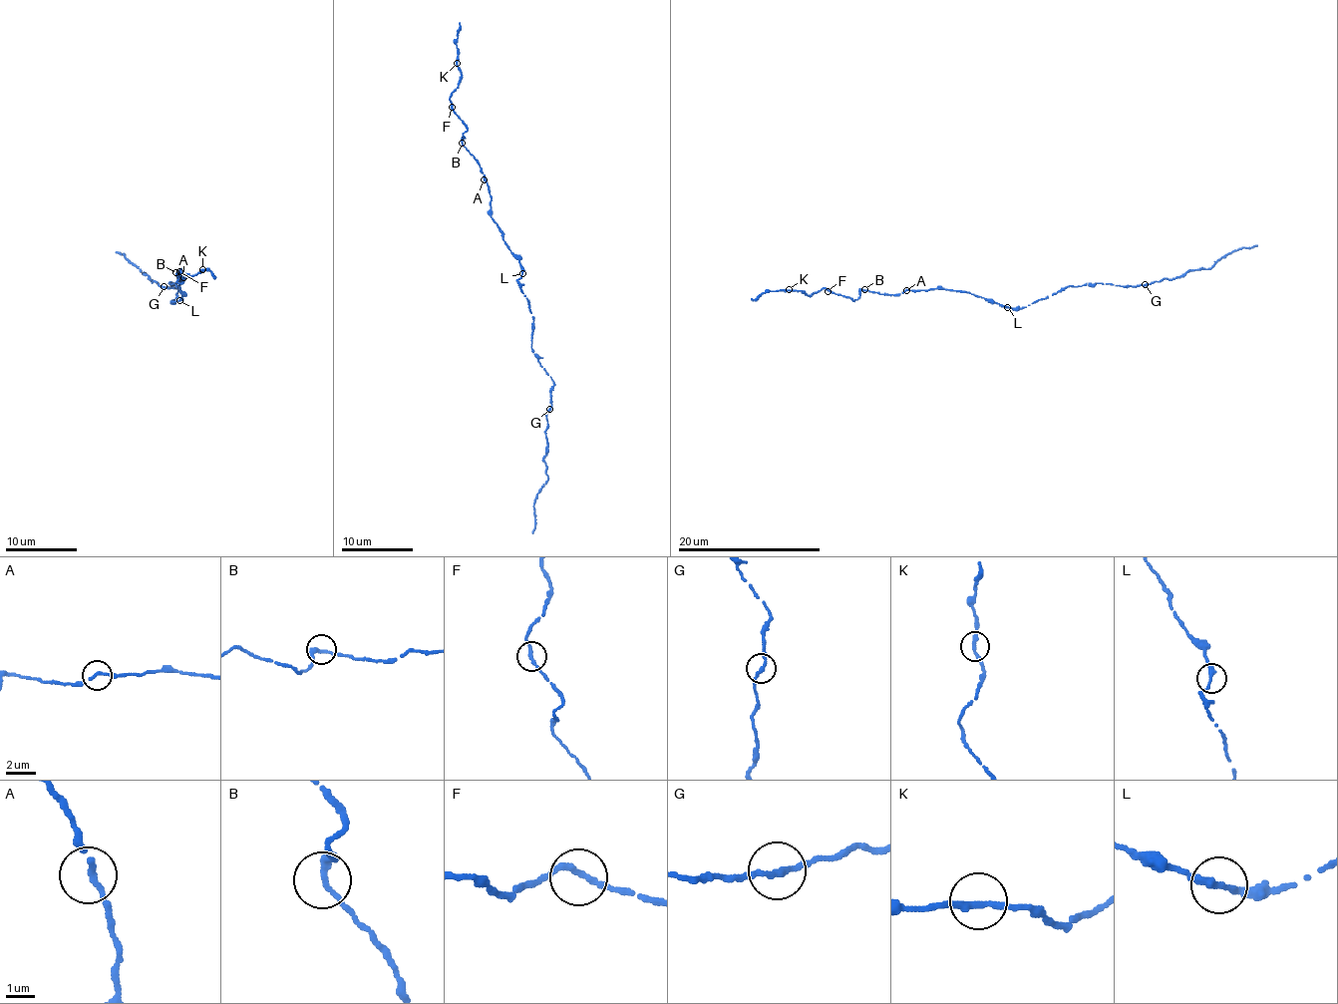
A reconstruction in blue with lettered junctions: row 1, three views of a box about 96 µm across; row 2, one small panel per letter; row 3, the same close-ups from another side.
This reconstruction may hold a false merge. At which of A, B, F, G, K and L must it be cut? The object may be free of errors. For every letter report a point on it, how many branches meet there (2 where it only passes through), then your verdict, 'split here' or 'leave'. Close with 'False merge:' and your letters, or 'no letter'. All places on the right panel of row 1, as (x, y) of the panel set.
A: place (906, 290); branches 2; leave
B: place (864, 289); branches 2; leave
F: place (828, 291); branches 2; leave
G: place (1145, 284); branches 2; leave
K: place (789, 289); branches 2; leave
L: place (1007, 307); branches 2; leave
False merge: no letter

